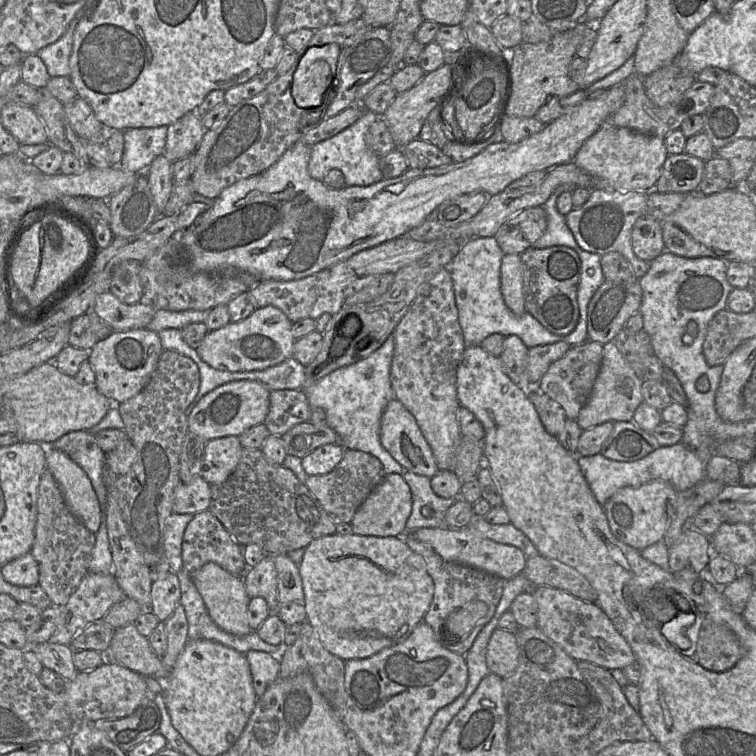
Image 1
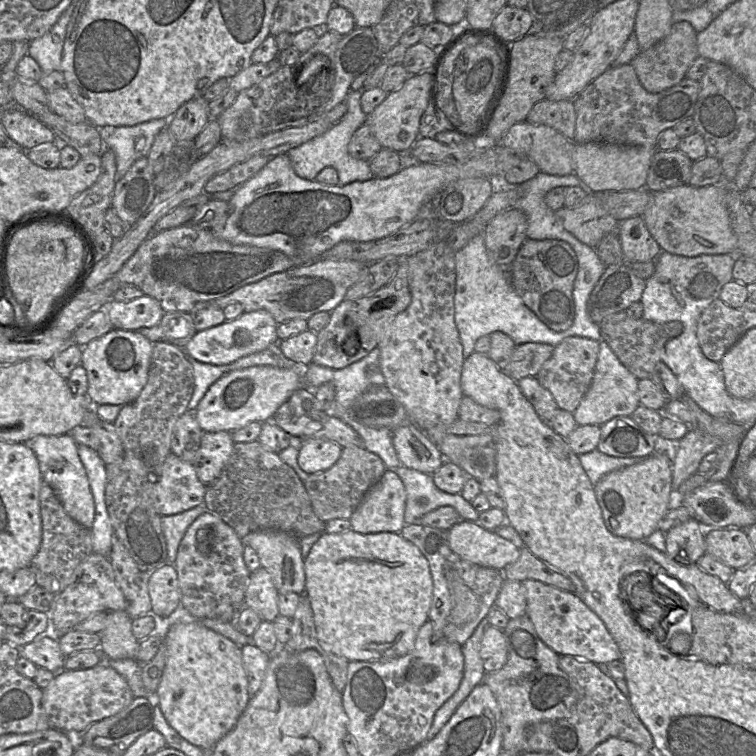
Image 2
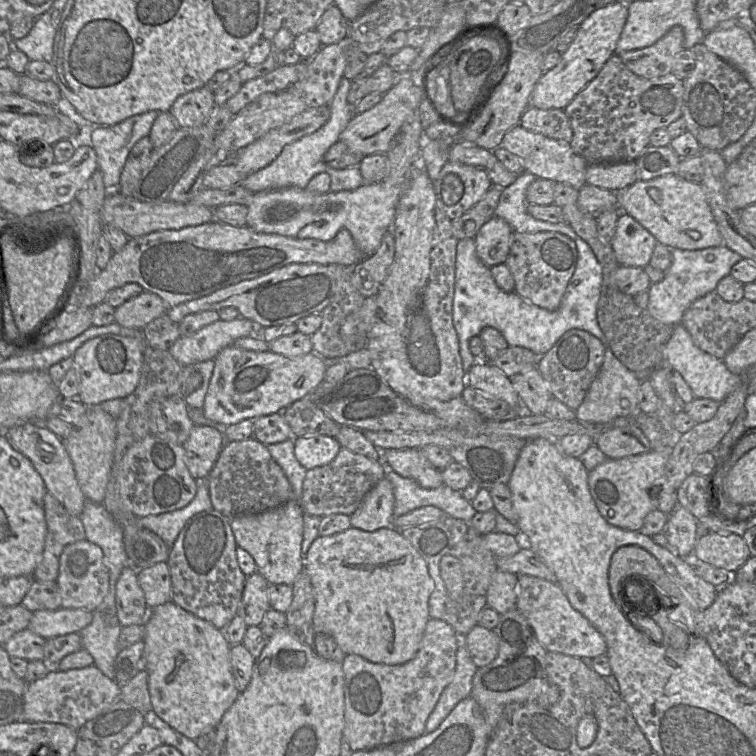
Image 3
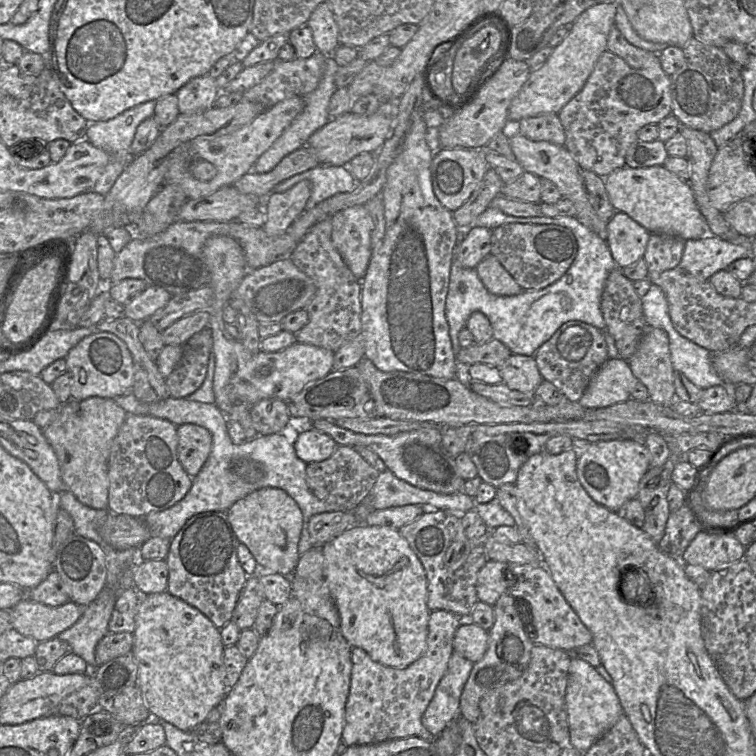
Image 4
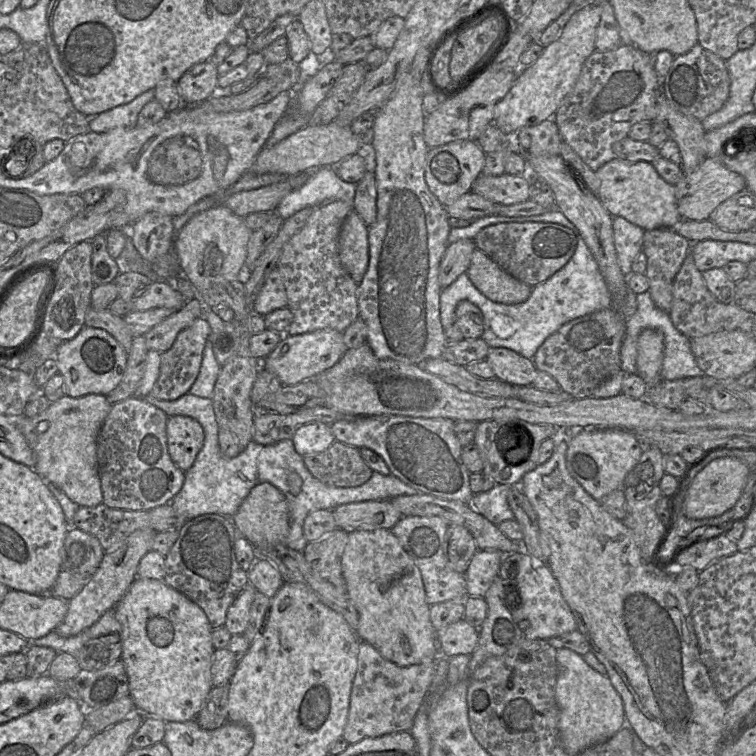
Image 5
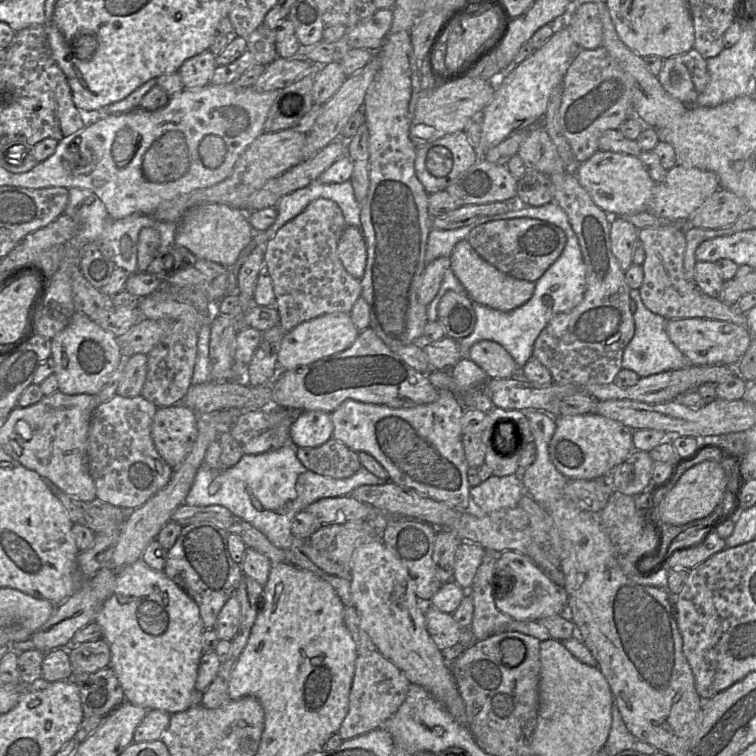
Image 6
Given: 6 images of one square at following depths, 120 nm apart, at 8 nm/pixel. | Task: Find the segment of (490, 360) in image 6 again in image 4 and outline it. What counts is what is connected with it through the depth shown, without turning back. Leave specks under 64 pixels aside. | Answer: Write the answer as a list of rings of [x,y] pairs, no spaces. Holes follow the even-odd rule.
[[[511,354],[498,368],[503,382],[512,390],[536,394],[544,380],[534,357]]]

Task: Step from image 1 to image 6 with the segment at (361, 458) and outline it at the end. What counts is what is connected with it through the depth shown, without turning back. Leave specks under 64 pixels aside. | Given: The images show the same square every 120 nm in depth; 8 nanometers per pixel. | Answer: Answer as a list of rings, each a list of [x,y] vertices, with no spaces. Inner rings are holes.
[[[333,437],[314,448],[297,448],[301,463],[314,473],[334,479],[353,476],[361,467],[359,455]]]

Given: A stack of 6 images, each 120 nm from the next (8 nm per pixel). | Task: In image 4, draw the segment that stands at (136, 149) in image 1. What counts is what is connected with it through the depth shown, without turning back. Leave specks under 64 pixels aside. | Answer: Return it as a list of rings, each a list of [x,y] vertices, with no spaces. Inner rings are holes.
[[[147,101],[124,111],[120,115],[108,121],[89,122],[90,124],[88,125],[88,129],[86,131],[86,138],[95,147],[104,150],[109,155],[109,162],[102,175],[93,186],[93,192],[105,196],[111,190],[117,178],[125,170],[132,159],[131,145],[138,126],[144,120],[154,116],[155,107],[156,101]]]

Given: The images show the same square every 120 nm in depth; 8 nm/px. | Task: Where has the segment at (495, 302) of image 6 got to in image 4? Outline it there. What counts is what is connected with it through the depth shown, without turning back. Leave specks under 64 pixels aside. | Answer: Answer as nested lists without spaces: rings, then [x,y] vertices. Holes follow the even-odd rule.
[[[491,254],[486,256],[475,270],[485,288],[494,295],[514,296],[523,291],[498,259]]]

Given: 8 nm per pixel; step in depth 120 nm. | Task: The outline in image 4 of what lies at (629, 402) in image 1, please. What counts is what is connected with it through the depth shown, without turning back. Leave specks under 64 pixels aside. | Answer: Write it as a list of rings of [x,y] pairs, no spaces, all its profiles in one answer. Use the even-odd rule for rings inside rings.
[[[608,358],[590,380],[579,403],[594,410],[627,401],[637,381],[627,361]]]

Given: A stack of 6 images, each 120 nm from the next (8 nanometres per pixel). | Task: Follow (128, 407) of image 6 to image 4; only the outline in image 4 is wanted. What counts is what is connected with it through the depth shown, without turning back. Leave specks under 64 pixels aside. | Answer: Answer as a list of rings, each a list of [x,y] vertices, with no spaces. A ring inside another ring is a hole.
[[[128,413],[109,455],[108,510],[142,518],[179,502],[190,490],[192,478],[179,462],[177,445],[177,426],[169,420]]]

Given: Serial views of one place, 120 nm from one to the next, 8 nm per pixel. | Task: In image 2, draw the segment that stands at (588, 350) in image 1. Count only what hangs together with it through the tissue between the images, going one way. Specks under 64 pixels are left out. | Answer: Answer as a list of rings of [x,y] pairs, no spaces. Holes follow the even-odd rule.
[[[579,336],[568,337],[554,348],[537,377],[541,385],[551,392],[559,409],[570,413],[576,411],[592,383],[599,352],[600,342]]]

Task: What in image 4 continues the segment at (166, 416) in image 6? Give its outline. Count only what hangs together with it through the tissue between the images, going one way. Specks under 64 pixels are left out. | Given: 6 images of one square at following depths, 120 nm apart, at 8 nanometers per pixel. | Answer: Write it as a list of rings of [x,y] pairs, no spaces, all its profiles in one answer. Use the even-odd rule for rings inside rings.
[[[196,424],[177,426],[177,456],[183,469],[193,478],[201,470],[212,449],[212,435]]]

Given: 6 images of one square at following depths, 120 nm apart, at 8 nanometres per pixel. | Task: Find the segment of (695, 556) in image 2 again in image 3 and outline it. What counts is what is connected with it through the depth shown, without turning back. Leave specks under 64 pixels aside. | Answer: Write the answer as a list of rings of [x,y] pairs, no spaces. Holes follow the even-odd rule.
[[[677,505],[670,513],[664,533],[668,545],[685,559],[693,555],[697,536],[698,519],[683,506]]]

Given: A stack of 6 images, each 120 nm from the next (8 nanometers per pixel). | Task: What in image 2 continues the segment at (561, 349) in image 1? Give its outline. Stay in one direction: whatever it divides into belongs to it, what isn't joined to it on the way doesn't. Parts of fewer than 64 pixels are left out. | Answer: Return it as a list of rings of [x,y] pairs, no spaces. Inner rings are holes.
[[[541,343],[517,345],[503,371],[515,381],[528,376],[536,377],[543,364],[552,356],[554,348]]]

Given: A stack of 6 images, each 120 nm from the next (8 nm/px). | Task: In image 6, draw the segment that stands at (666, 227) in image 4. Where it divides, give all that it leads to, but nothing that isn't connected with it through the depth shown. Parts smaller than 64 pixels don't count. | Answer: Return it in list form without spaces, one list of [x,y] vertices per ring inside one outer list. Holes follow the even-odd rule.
[[[597,150],[589,159],[578,163],[573,171],[593,202],[611,217],[648,210],[656,182],[638,156]]]

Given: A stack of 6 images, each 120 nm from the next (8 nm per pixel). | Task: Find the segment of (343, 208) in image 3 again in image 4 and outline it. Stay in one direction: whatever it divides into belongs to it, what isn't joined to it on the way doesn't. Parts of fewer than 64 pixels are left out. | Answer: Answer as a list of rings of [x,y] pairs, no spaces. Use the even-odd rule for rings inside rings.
[[[357,205],[333,214],[330,219],[333,245],[353,275],[361,281],[372,253],[372,218],[364,205]]]

